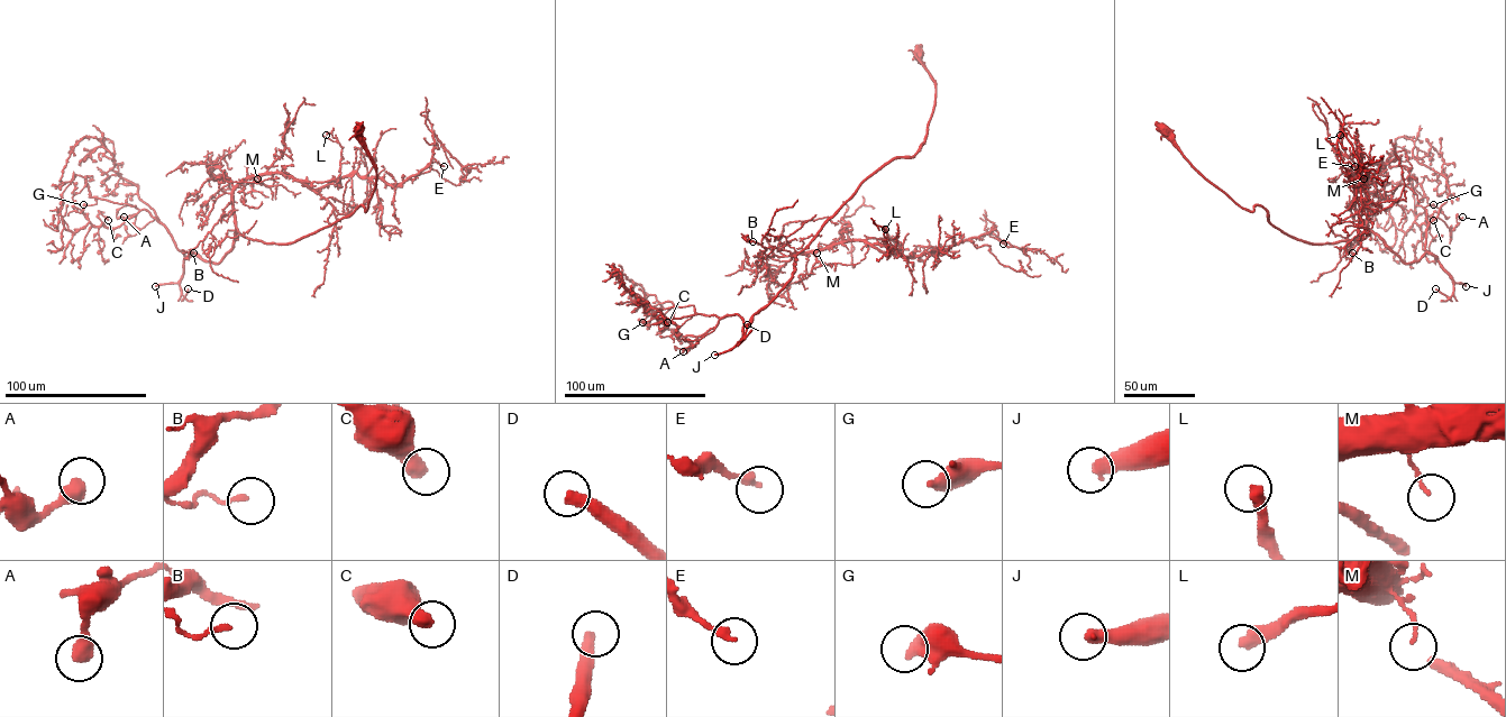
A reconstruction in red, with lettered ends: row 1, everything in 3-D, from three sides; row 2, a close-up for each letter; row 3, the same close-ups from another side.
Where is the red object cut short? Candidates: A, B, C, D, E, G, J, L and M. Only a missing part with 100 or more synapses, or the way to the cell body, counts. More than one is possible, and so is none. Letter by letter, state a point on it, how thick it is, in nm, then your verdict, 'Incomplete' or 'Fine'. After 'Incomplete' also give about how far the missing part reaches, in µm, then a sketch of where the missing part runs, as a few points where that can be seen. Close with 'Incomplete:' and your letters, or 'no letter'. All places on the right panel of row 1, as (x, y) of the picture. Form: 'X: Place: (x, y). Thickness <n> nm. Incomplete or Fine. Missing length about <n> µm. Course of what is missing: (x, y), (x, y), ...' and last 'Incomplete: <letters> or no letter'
A: Place: (1462, 217). Thickness 500 nm. Fine
B: Place: (1352, 253). Thickness 160 nm. Fine
C: Place: (1433, 220). Thickness 440 nm. Fine
D: Place: (1435, 288). Thickness 400 nm. Incomplete. Missing length about 300 µm
E: Place: (1354, 166). Thickness 240 nm. Fine
G: Place: (1433, 204). Thickness 500 nm. Fine
J: Place: (1466, 286). Thickness 440 nm. Incomplete. Missing length about 200 µm
L: Place: (1340, 135). Thickness 400 nm. Fine
M: Place: (1363, 178). Thickness 110 nm. Fine
Incomplete: D, J

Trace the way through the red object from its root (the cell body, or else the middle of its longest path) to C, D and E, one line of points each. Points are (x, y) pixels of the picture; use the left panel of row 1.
C: (358, 130), (367, 208), (291, 242), (237, 229), (212, 263), (145, 210), (108, 220)
D: (358, 130), (376, 169), (365, 211), (285, 244), (237, 229), (218, 263), (185, 259), (184, 297), (188, 288)
E: (358, 130), (376, 169), (365, 211), (285, 244), (238, 231), (233, 191), (253, 176), (398, 186), (444, 166)

